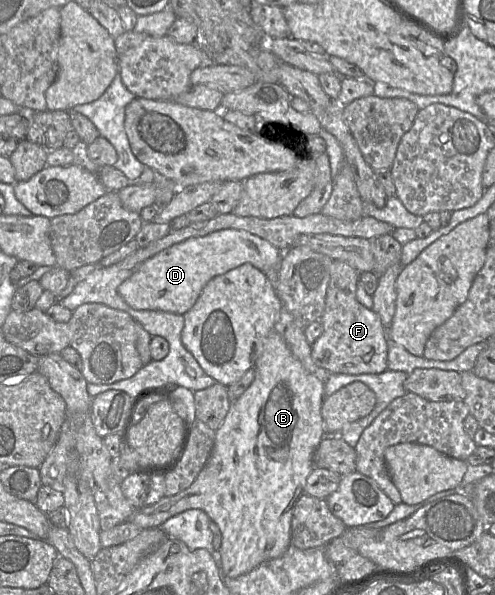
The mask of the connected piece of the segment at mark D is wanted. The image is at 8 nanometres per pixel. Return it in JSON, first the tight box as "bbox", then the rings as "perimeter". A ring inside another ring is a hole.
{"bbox":[117,229,282,315],"perimeter":[[[224,229],[202,237],[194,237],[174,244],[143,262],[117,289],[122,299],[135,310],[154,310],[184,315],[190,310],[205,285],[215,276],[222,275],[242,264],[249,263],[262,272],[278,269],[282,258],[279,249],[268,241],[244,230]]]}

